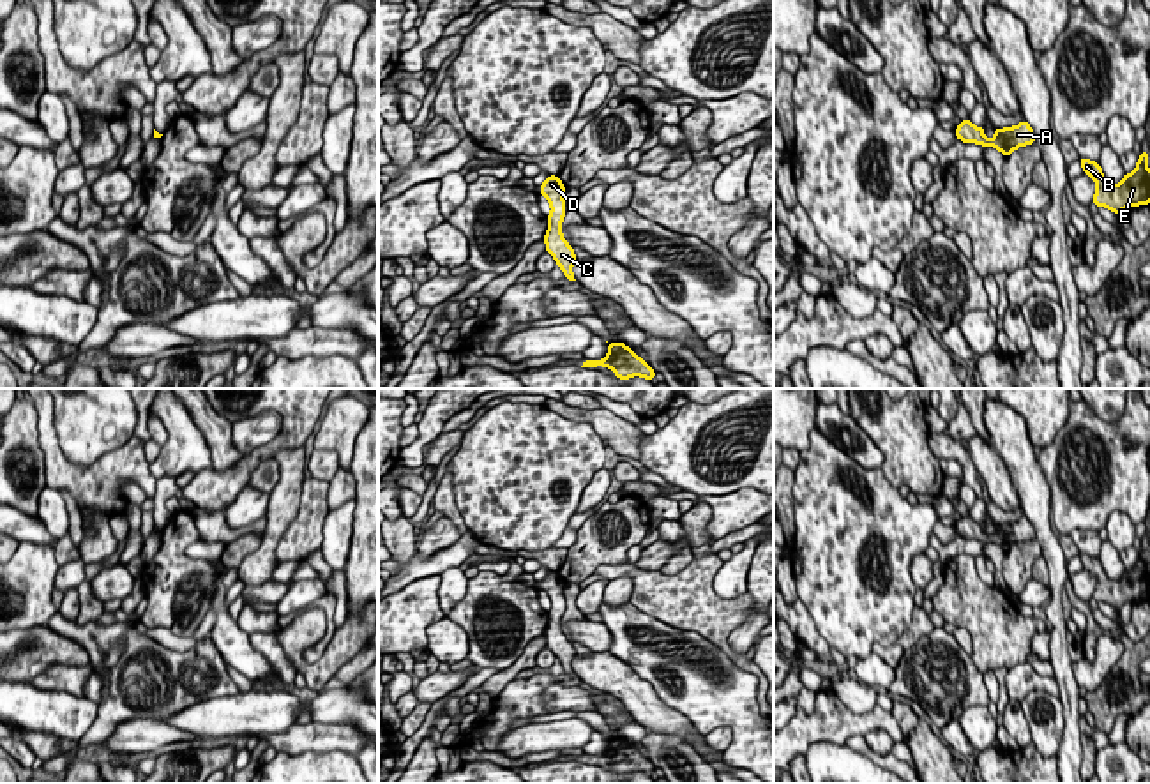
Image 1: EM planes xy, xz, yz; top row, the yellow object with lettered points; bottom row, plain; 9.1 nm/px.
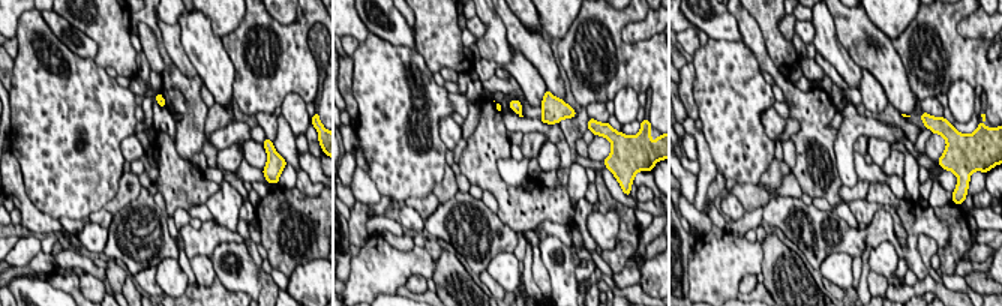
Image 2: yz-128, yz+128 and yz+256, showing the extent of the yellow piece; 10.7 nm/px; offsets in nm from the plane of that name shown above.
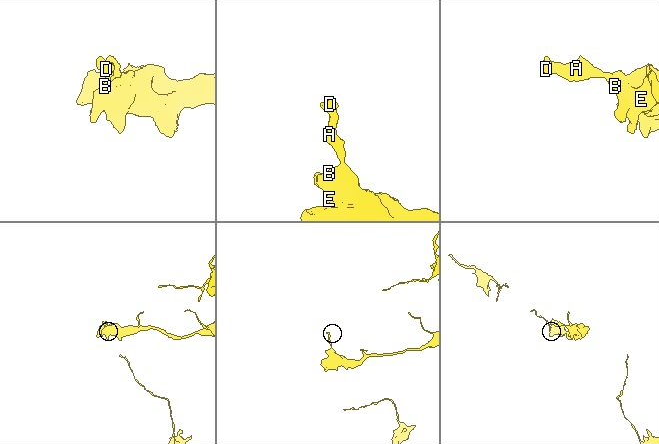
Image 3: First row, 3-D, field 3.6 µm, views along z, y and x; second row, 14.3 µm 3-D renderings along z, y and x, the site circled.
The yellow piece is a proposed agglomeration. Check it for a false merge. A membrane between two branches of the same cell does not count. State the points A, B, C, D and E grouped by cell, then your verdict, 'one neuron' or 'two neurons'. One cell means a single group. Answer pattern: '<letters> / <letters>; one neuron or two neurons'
A B C D E; one neuron

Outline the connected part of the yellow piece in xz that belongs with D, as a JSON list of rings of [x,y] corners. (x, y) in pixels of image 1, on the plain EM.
[[[549,570],[539,583],[539,588],[544,590],[551,600],[551,609],[548,611],[548,627],[542,636],[546,637],[546,648],[555,653],[564,671],[569,676],[576,676],[572,669],[576,650],[574,645],[567,639],[567,636],[562,632],[560,623],[565,611],[564,586],[565,581],[556,570]]]

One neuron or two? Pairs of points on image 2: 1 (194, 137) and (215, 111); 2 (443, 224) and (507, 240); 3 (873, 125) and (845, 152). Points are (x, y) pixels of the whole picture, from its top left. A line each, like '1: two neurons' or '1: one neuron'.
1: two neurons
2: one neuron
3: one neuron

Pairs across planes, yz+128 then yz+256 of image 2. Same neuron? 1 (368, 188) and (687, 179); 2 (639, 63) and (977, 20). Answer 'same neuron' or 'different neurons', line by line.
1: same neuron
2: different neurons

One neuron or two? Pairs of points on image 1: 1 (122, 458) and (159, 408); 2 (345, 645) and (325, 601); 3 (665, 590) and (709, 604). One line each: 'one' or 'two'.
1: two
2: two
3: one

